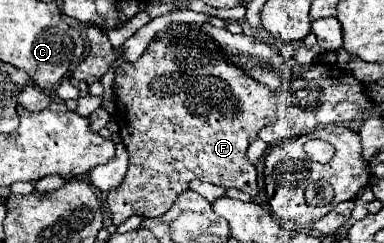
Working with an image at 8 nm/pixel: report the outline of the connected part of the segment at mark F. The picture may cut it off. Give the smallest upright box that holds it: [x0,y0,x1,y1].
[72,23,268,225]

